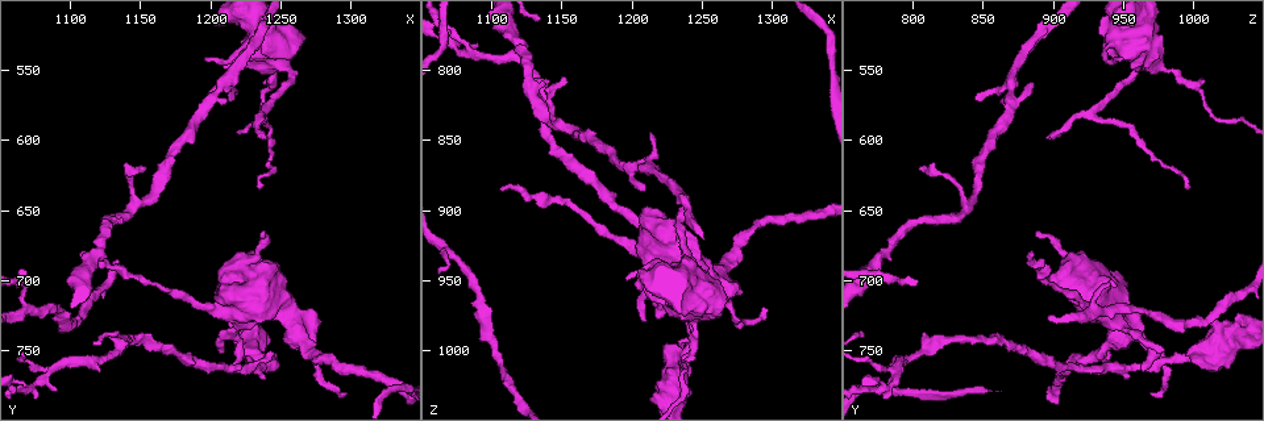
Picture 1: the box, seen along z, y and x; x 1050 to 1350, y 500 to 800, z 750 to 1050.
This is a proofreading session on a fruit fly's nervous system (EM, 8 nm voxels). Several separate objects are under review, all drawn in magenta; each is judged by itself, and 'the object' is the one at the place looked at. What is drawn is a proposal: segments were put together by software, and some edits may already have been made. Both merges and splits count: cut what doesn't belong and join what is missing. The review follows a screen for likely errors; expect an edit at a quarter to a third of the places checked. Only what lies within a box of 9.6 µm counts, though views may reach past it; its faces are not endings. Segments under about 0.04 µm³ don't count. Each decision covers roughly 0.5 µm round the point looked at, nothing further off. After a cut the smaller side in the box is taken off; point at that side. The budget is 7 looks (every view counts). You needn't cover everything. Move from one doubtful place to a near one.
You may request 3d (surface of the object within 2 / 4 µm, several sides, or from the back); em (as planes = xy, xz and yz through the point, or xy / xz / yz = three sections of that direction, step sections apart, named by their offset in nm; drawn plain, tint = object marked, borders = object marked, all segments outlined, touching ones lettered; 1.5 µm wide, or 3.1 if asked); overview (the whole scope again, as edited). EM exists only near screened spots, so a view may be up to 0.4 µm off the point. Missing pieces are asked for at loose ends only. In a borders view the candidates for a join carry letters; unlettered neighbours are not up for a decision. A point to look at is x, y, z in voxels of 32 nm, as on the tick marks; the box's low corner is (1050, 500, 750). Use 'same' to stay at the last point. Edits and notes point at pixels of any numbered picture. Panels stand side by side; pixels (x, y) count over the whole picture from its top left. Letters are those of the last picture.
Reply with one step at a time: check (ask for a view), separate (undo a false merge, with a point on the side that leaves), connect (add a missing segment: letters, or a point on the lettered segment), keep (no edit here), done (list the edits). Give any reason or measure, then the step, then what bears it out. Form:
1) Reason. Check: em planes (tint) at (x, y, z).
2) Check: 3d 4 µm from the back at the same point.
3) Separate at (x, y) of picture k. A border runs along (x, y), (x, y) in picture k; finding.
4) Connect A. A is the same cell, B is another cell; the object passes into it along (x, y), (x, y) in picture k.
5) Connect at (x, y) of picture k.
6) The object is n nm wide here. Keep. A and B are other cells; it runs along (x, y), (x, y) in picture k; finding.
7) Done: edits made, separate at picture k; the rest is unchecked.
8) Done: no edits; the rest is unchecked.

Tapers out. Check: 3d 2 µm at (1238, 668, 888).

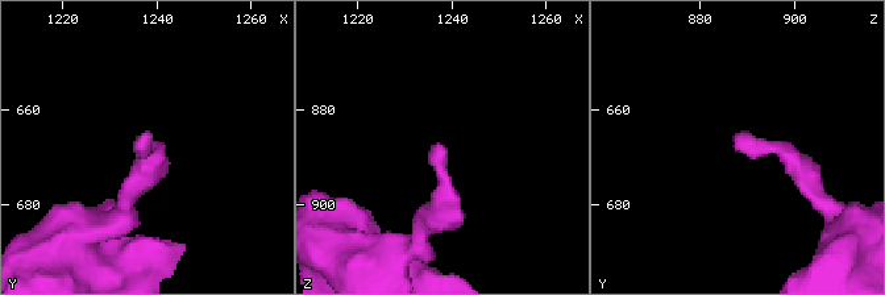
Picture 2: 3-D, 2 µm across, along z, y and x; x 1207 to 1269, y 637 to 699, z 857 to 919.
Check: em xz step 8 (tint) at (1236, 667, 887).

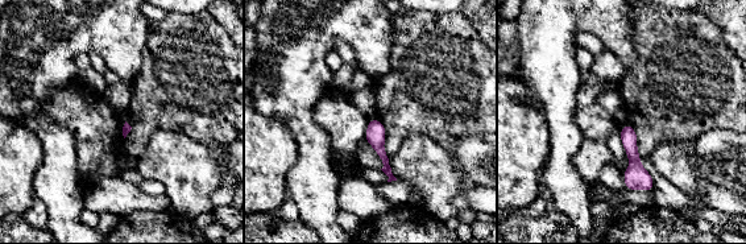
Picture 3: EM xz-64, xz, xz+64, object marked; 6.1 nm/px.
Check: em planes (borders) at the same point.

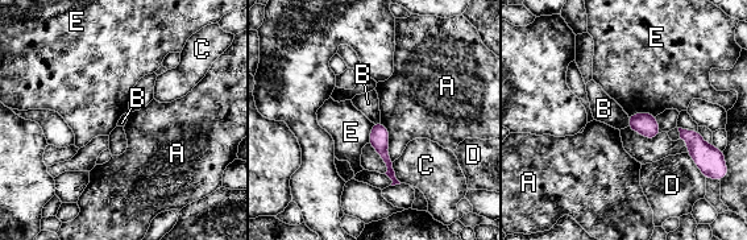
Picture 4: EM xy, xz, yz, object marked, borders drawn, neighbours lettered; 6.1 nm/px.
Keep. A, B, C, D and E are other cells; a border runs along (627, 118), (629, 125) in picture 4; none of them fits.

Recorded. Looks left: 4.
An open end. Check: em xy step 4 (borders) at (1242, 600, 898).

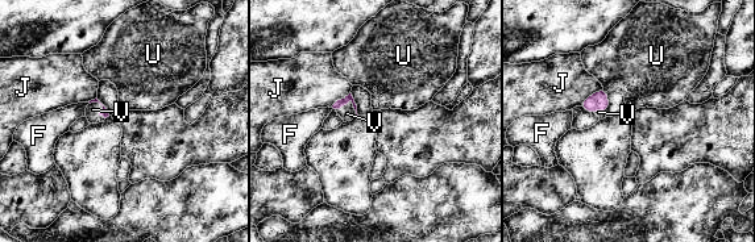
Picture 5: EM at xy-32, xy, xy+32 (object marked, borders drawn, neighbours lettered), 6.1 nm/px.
Connect V. V is the same cell, F, J and U are other cells; the object passes into it along (337, 104), (349, 100), (347, 113) in picture 5; it goes on there.

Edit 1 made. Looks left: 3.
Check: overview.

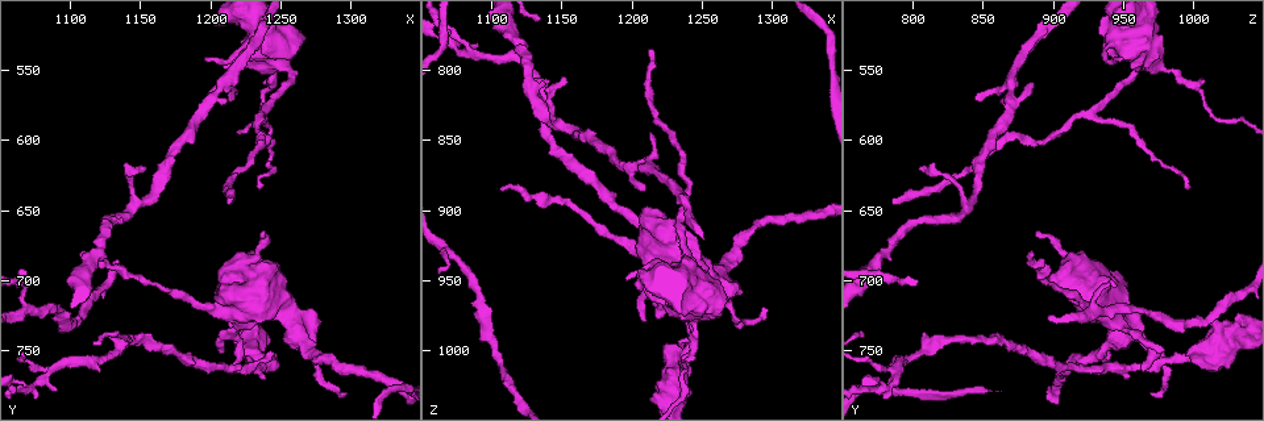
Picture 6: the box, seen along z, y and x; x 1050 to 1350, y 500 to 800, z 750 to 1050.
Branch stops here. Check: em planes (borders) at (1212, 644, 786).

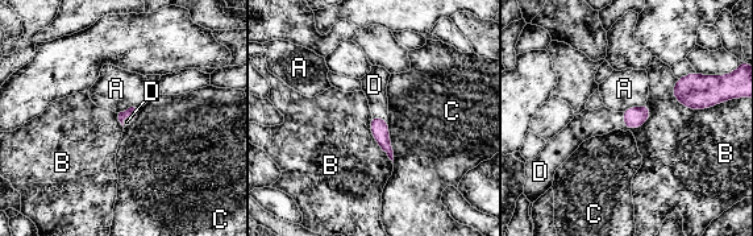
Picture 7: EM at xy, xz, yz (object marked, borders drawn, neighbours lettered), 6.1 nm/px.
Connect D. D is the same cell, A, B and C are other cells; the object passes into it along (379, 127), (379, 119), (374, 85) in picture 7; the neuron continues.

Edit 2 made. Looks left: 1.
Done: edits made, connect at picture 5, connect at picture 7; the rest is unchecked.

